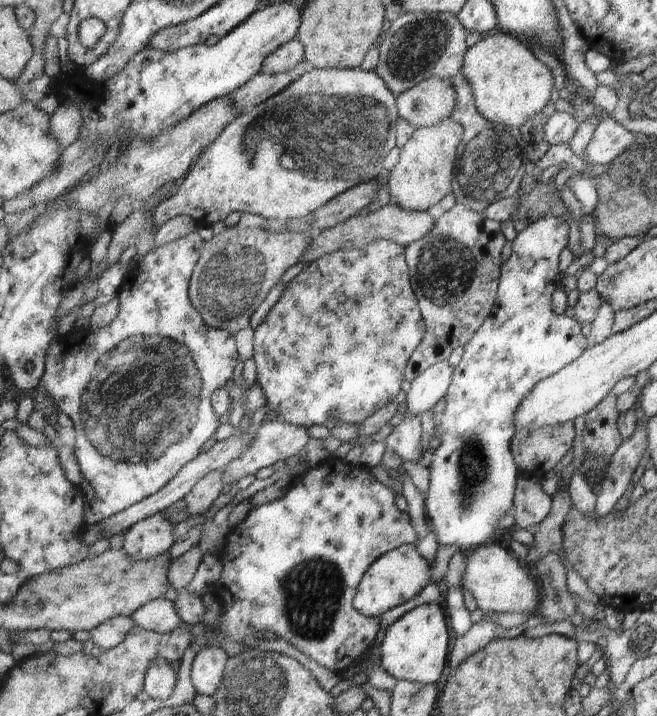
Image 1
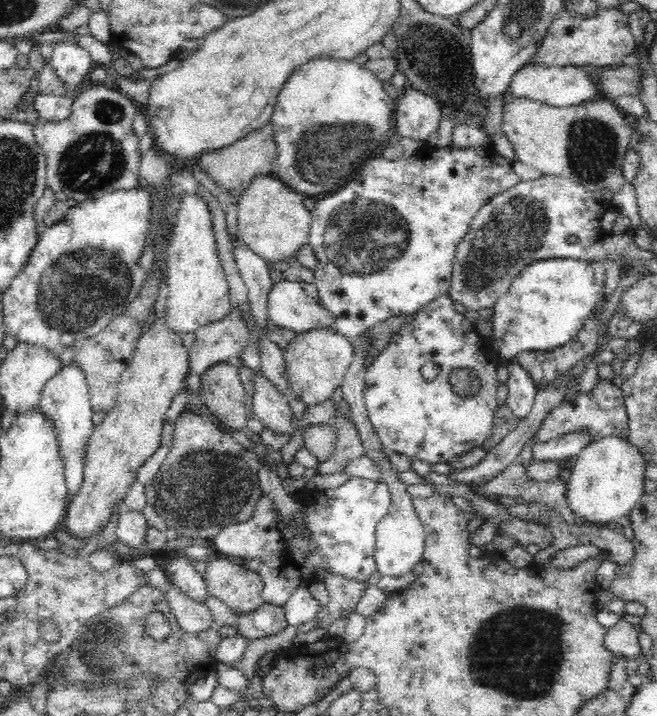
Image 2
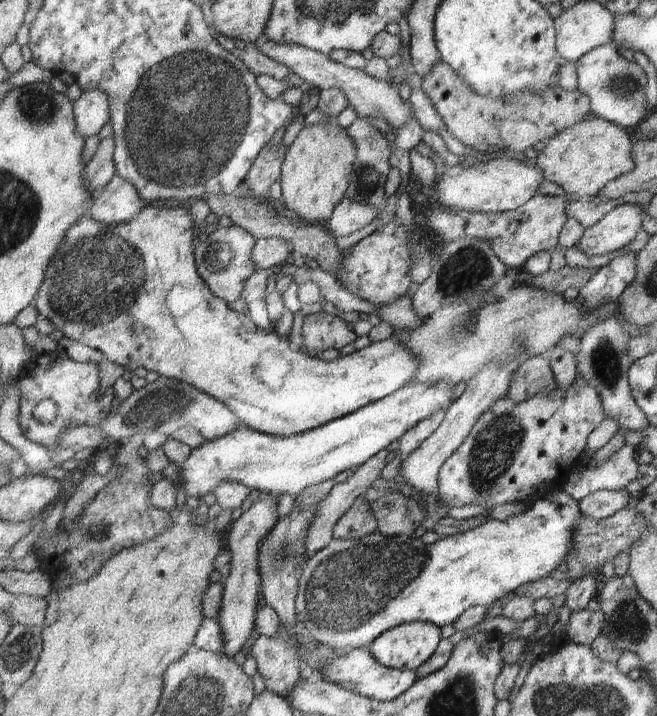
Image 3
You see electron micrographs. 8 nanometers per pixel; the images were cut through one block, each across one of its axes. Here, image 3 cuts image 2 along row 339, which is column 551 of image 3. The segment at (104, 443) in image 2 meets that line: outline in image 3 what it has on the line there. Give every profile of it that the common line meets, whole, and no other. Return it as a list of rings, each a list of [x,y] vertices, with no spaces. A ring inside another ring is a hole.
[[[588,116],[544,143],[543,150],[537,152],[535,158],[538,168],[546,181],[559,185],[575,199],[592,200],[605,184],[634,168],[629,131],[600,117]]]

